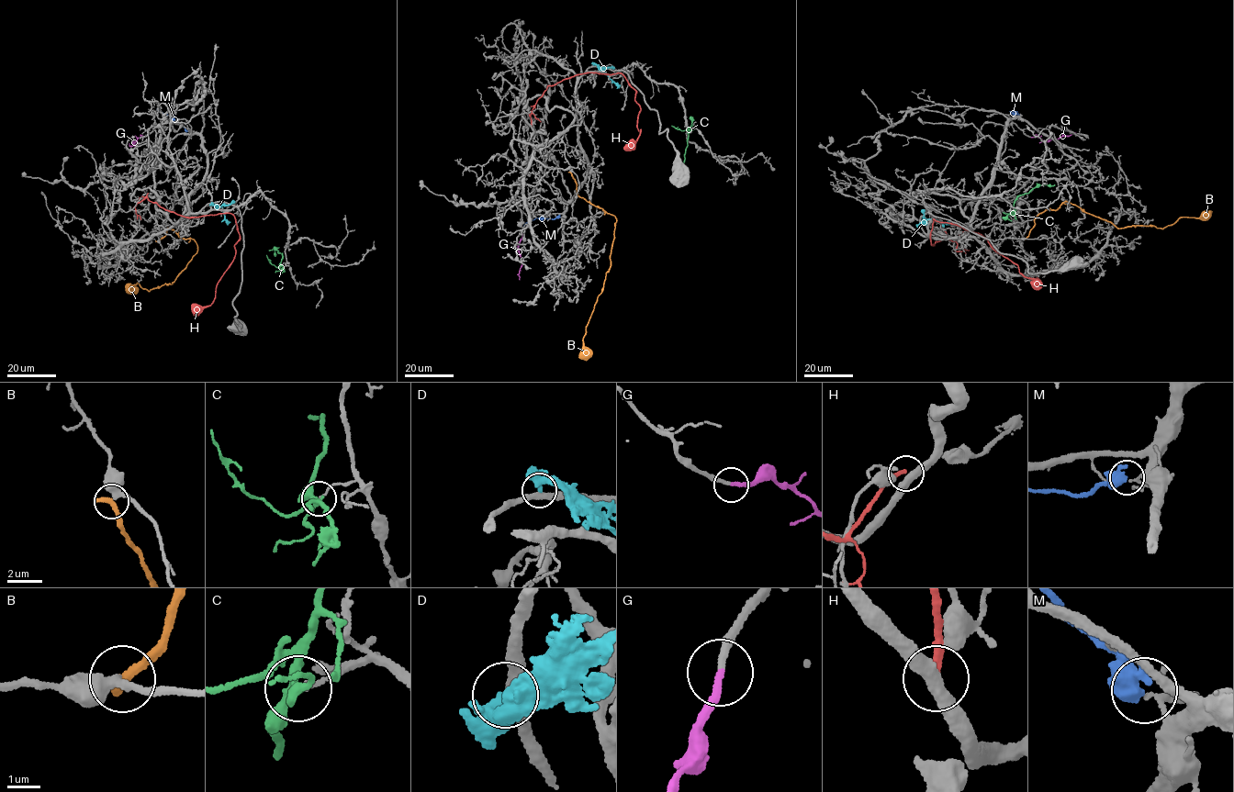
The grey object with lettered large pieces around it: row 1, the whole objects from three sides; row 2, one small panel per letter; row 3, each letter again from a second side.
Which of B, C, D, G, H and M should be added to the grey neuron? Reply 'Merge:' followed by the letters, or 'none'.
Merge: G

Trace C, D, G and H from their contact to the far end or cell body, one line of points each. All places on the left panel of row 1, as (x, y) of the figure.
C: (281, 264), (282, 253), (274, 250), (275, 256)
D: (212, 203), (221, 206), (228, 224)
G: (144, 136), (135, 141), (134, 146), (129, 146)
H: (139, 198), (188, 217), (233, 216), (240, 239), (234, 260), (210, 304), (191, 306)

